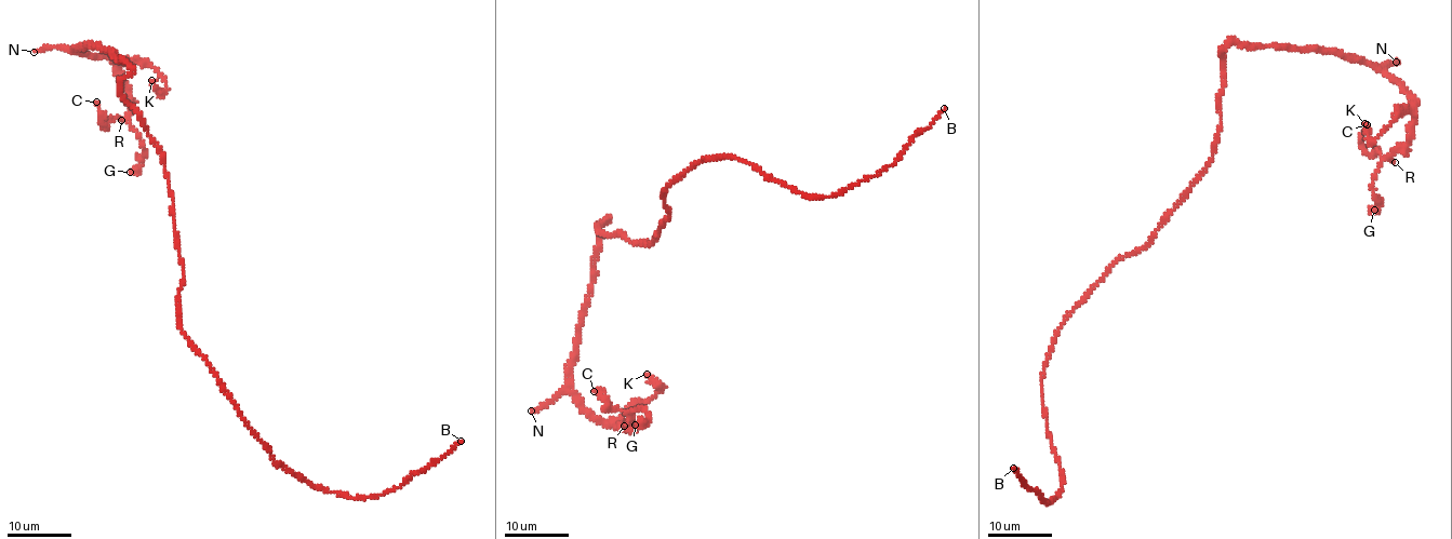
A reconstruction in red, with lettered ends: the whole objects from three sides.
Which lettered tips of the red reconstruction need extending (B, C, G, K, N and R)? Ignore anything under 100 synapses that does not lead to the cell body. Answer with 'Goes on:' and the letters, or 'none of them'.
Goes on: N

